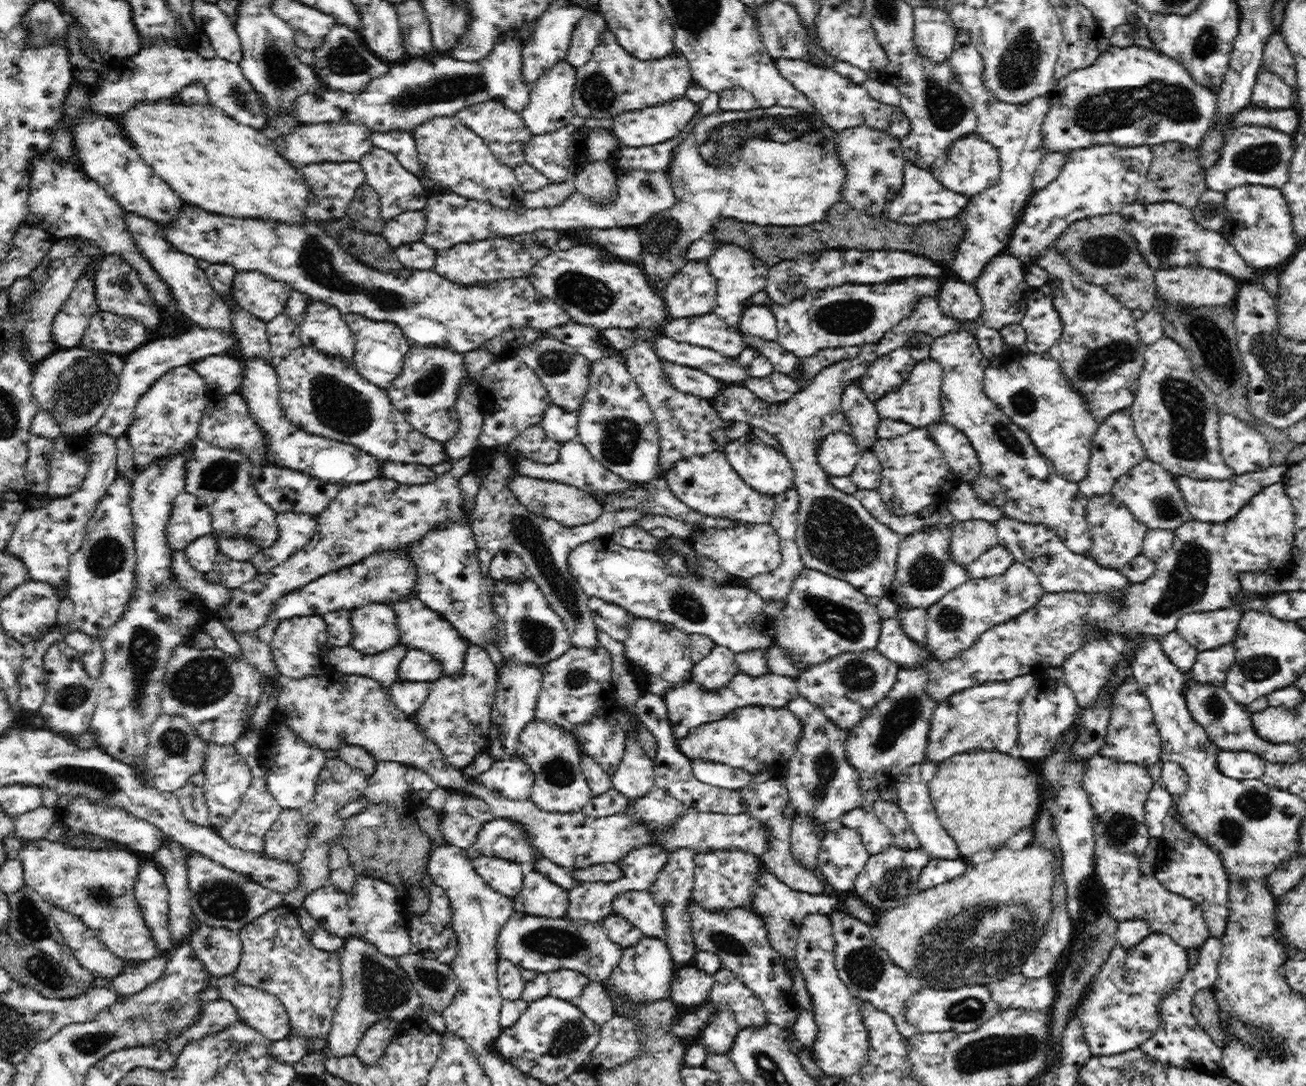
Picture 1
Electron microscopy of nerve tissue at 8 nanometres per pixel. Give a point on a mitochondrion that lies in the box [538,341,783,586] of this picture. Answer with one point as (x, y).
(621, 436)

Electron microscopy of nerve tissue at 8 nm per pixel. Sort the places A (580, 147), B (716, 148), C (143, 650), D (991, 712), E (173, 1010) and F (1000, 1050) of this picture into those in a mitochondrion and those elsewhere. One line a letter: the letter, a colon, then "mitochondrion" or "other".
A: other
B: mitochondrion
C: mitochondrion
D: mitochondrion
E: mitochondrion
F: mitochondrion

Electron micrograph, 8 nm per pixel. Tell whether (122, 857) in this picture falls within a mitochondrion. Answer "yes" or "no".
no

